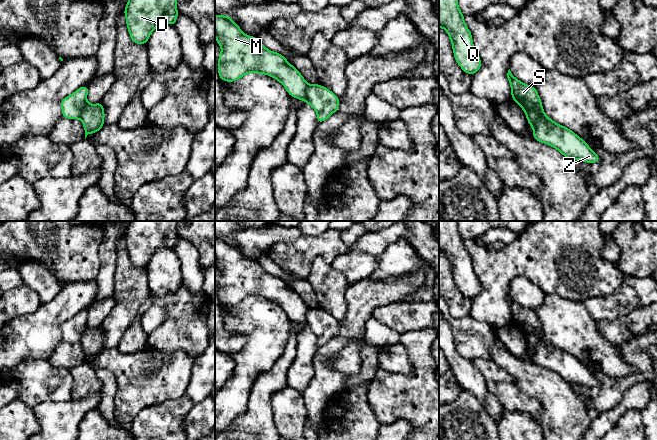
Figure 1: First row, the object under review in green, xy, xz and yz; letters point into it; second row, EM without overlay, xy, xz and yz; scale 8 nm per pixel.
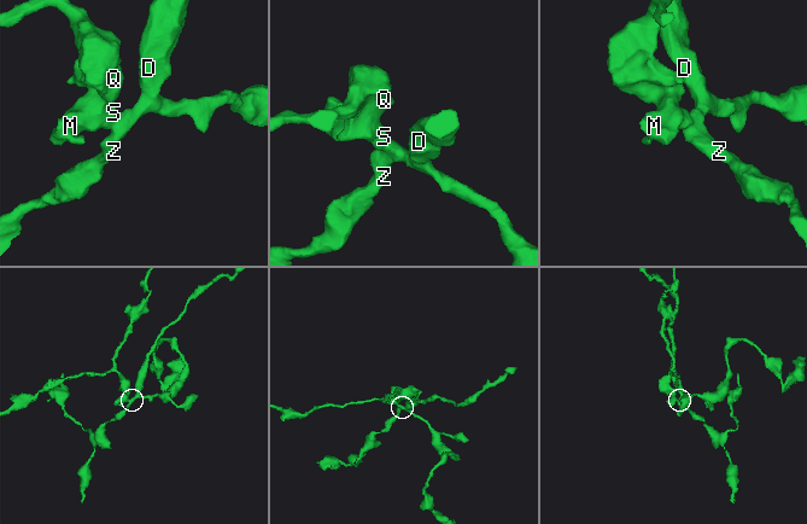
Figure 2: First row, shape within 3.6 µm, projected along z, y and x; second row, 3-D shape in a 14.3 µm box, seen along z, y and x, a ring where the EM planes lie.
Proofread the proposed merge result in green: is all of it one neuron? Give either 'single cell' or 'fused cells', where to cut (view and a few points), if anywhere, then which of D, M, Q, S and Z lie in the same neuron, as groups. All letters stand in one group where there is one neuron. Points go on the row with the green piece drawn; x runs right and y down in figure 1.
fused cells; cut in yz along (542, 110), (533, 108), (527, 116); D Z / M Q S

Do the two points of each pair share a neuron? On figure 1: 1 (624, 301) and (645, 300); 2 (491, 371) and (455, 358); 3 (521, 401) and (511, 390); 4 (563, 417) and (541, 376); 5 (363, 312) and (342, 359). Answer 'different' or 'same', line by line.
1: different
2: different
3: same
4: same
5: different

